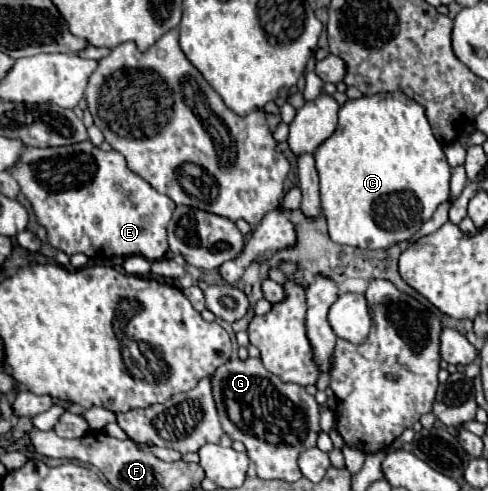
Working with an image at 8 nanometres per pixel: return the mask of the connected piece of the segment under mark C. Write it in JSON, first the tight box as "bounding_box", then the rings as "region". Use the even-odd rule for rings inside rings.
{"bounding_box":[313,93,451,249],"region":[[[377,93],[377,95],[363,95],[359,99],[349,99],[339,109],[339,125],[337,125],[335,133],[329,139],[325,139],[315,149],[313,155],[315,155],[315,167],[319,173],[319,181],[321,181],[321,205],[323,205],[323,215],[329,223],[329,235],[335,243],[341,243],[341,245],[351,245],[351,247],[359,247],[359,249],[385,249],[385,247],[391,247],[399,241],[411,241],[415,237],[415,233],[421,229],[421,225],[425,221],[429,221],[431,215],[435,213],[435,209],[441,203],[445,203],[449,197],[451,167],[445,159],[441,145],[433,137],[433,131],[429,127],[427,117],[425,117],[425,109],[417,101],[409,99],[405,93]]]}

